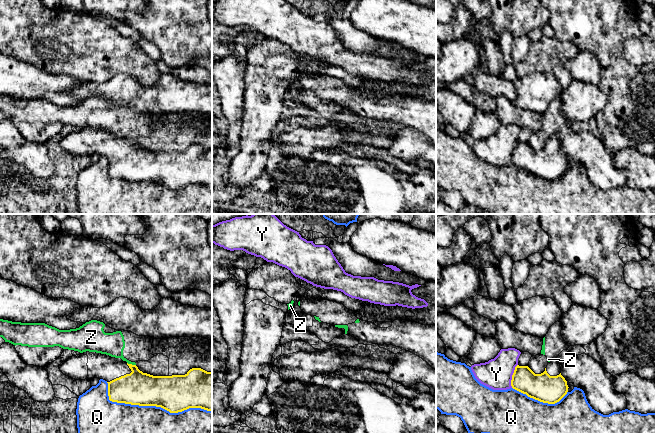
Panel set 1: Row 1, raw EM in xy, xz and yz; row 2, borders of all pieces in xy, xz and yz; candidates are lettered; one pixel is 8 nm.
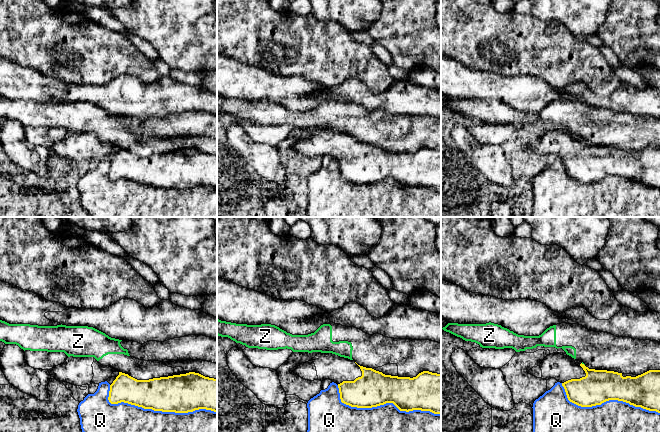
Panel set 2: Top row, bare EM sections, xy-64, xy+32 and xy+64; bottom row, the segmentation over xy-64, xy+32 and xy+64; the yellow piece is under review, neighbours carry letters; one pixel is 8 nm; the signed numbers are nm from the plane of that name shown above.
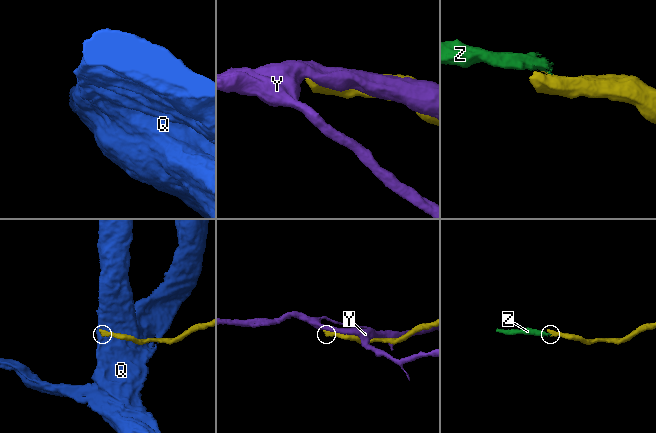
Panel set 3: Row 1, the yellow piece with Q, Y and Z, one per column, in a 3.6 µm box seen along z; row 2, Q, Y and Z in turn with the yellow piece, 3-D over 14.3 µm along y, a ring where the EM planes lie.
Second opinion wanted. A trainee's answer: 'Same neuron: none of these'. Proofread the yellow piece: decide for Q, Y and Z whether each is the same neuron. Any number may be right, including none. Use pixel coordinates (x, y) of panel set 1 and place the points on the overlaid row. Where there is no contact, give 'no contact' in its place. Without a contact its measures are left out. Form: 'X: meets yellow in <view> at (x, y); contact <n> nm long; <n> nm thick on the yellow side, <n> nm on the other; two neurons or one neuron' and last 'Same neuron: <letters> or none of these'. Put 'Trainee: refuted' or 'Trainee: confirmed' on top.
Trainee: confirmed
Q: meets yellow in xy at (152, 405); contact 900 nm long; 300 nm thick on the yellow side, 240 nm on the other; two neurons
Y: meets yellow in yz at (512, 376); contact 200 nm long; 220 nm thick on the yellow side, 240 nm on the other; two neurons
Z: meets yellow in xy at (131, 364); contact 80 nm long; 280 nm thick on the yellow side, 190 nm on the other; two neurons
Same neuron: none of these

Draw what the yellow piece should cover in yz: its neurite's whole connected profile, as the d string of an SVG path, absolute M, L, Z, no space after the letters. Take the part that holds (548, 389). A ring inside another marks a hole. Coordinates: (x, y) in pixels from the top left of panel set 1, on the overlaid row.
M550 360L545 371L535 374L528 366L515 367L511 386L528 397L543 403L555 404L568 392L568 385L561 375L560 364Z

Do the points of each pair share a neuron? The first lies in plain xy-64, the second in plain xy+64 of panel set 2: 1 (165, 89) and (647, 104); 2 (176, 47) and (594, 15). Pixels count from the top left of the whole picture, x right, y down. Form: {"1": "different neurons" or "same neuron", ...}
{"1": "same neuron", "2": "different neurons"}

